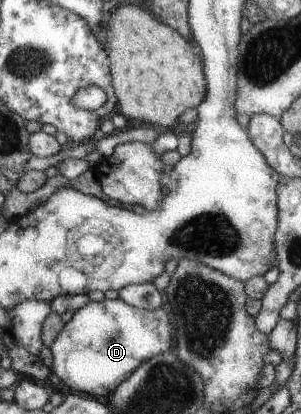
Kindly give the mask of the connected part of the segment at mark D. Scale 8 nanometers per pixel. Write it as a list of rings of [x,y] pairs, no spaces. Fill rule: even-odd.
[[[119,297],[88,301],[73,311],[71,319],[63,324],[49,345],[51,373],[72,391],[86,393],[90,398],[104,397],[112,393],[142,361],[168,351],[173,341],[172,329],[169,310],[165,306],[140,309]]]

